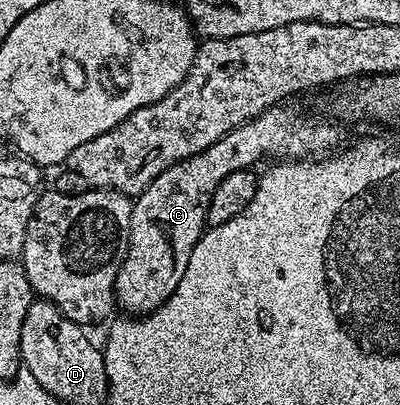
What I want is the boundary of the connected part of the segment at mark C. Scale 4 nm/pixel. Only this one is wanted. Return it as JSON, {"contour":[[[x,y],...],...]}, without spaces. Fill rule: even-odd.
{"contour":[[[278,104],[223,135],[219,141],[211,144],[211,148],[192,154],[189,158],[171,164],[171,168],[159,172],[159,176],[151,180],[148,188],[132,199],[129,246],[120,259],[121,267],[113,285],[116,305],[120,309],[122,306],[129,314],[137,314],[136,316],[144,316],[160,308],[172,296],[175,288],[179,288],[179,280],[183,280],[183,272],[187,272],[187,260],[191,260],[193,246],[207,229],[205,210],[209,206],[209,196],[215,192],[218,184],[227,176],[231,176],[231,172],[256,167],[255,164],[260,158],[305,160],[310,156],[328,155],[337,142],[337,130],[332,126],[334,123],[329,122],[320,122],[317,118],[296,114],[289,104]]]}

